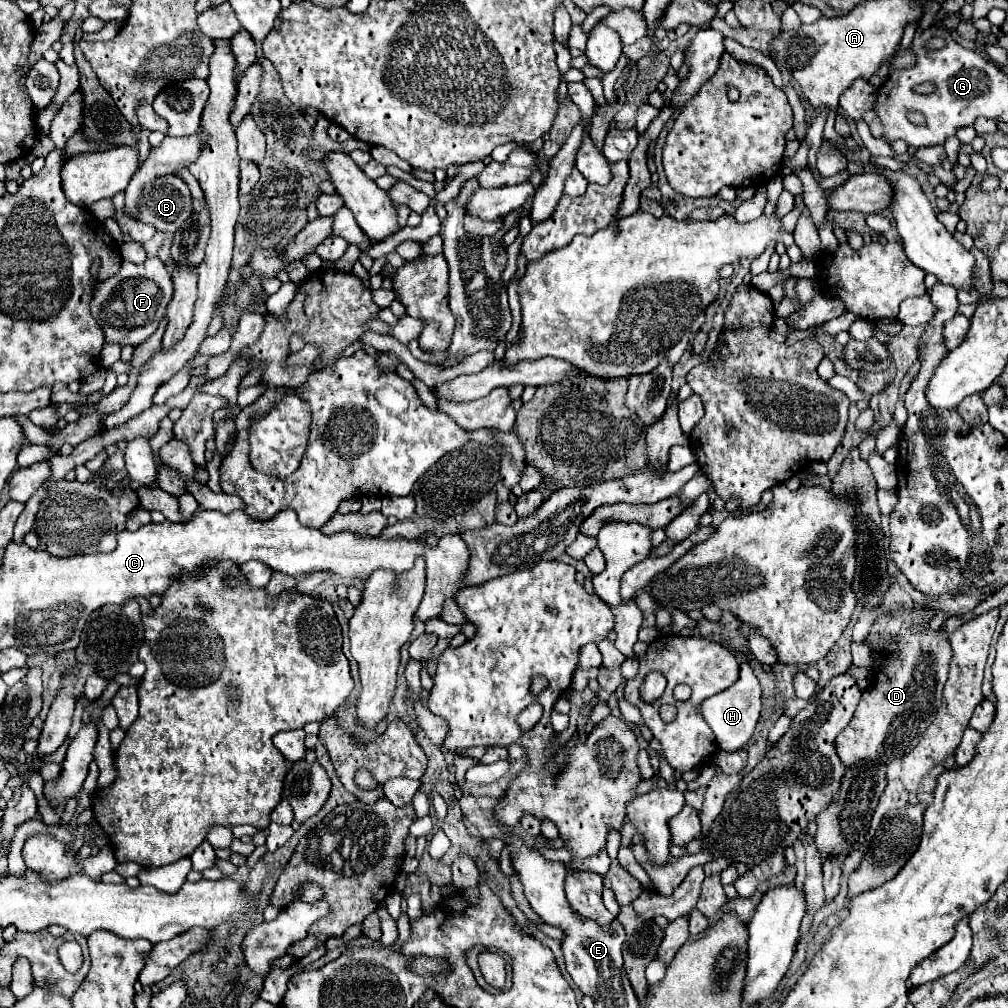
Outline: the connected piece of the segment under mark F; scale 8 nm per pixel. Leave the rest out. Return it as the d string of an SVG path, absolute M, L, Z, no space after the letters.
M147 258L143 264L133 264L123 260L119 272L103 282L93 282L91 316L103 326L105 344L119 346L139 346L145 342L159 326L163 312L171 300L173 282L167 266L159 258Z

